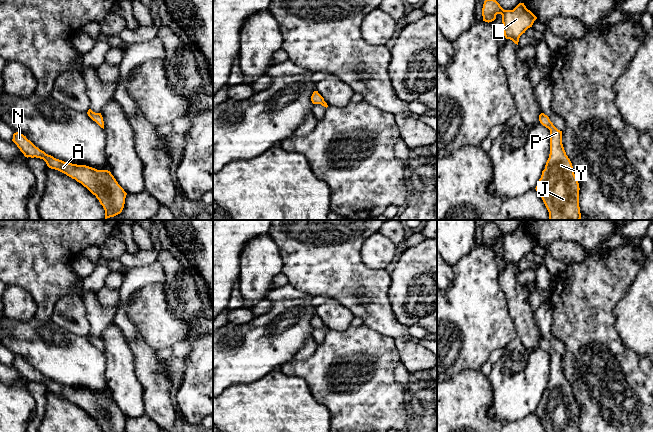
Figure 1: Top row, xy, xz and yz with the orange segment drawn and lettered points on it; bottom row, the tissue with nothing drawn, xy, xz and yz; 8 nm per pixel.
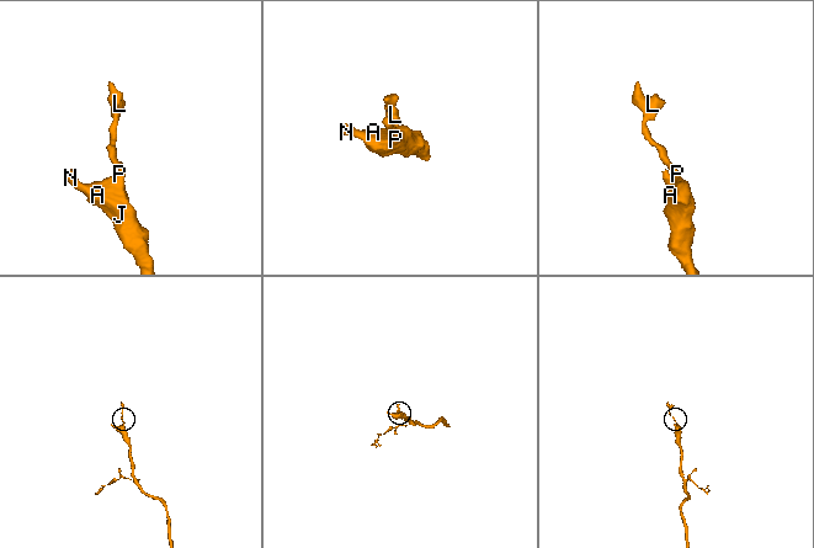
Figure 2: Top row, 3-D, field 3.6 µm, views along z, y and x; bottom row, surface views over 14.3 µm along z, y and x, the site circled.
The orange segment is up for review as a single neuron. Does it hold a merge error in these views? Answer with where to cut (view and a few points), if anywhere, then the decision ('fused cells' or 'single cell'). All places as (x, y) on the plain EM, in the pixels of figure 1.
no cut; single cell

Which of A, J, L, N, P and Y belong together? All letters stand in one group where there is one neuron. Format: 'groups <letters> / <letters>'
groups A J L N P Y

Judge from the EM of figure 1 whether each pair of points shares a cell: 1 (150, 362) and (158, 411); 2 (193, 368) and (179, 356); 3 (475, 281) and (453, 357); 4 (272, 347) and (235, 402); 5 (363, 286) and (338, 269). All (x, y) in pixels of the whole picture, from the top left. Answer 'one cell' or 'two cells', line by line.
1: one cell
2: two cells
3: one cell
4: two cells
5: one cell

